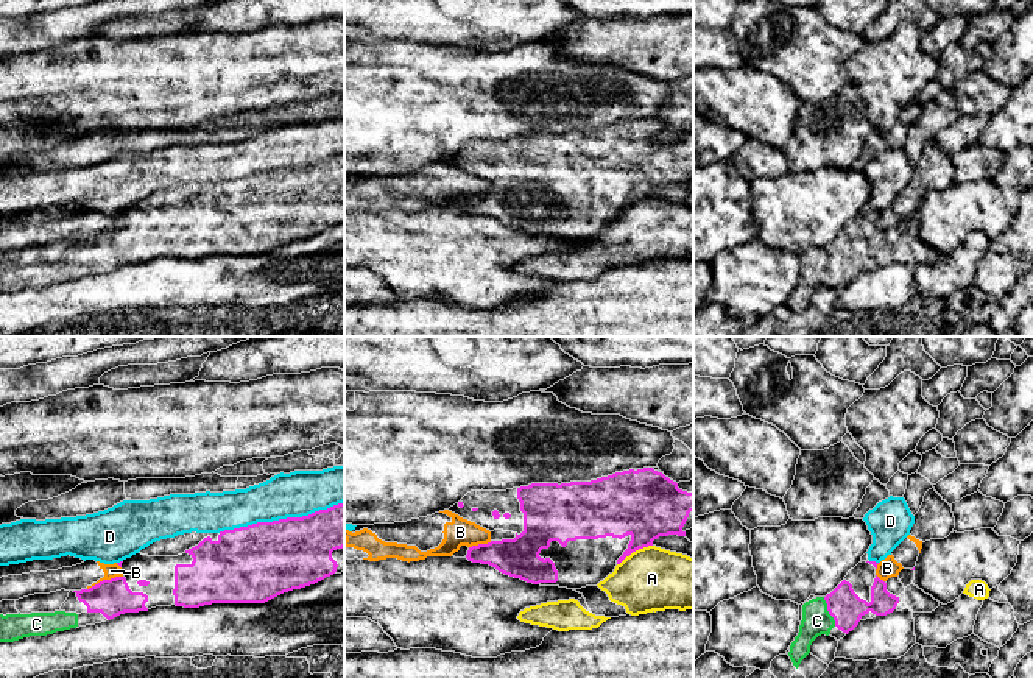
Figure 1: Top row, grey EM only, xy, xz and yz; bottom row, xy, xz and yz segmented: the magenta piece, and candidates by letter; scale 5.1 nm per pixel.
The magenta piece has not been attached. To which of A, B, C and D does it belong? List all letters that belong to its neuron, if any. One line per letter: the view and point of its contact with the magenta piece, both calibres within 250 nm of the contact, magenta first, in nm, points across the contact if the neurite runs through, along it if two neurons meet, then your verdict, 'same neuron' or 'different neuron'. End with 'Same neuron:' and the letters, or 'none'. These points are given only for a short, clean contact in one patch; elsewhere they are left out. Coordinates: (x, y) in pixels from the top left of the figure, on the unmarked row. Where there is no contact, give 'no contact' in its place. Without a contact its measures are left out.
A: meets magenta in xz at (634, 201); 360 nm thick on the magenta side, 340 nm on the other; different neuron
B: meets magenta in xy at (105, 231); 190 nm thick on the magenta side, 80 nm on the other; border along xy (122, 226), (103, 229), (88, 240); different neuron
C: meets magenta in yz at (828, 261); 170 nm thick on the magenta side, 150 nm on the other; same neuron
D: meets magenta in xy at (281, 170); 400 nm thick on the magenta side, 240 nm on the other; different neuron
Same neuron: C

